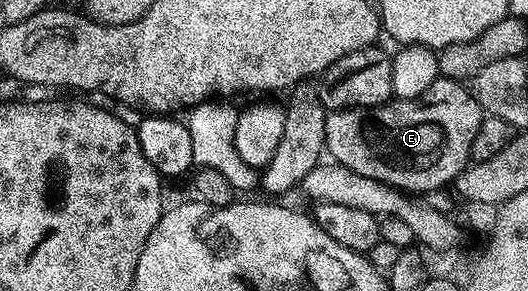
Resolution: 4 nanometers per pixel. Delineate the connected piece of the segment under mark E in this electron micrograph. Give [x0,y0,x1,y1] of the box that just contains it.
[324,78,485,194]

